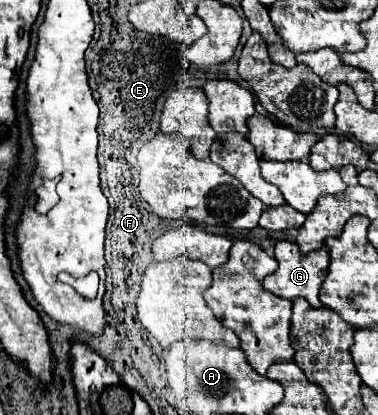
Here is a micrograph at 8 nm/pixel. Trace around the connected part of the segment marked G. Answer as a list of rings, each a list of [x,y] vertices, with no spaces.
[[[279,241],[275,245],[275,259],[279,263],[279,269],[273,273],[273,275],[267,275],[265,281],[263,281],[263,287],[277,295],[277,297],[283,297],[283,299],[297,299],[297,297],[303,297],[309,301],[309,305],[313,309],[319,309],[323,307],[321,301],[319,301],[319,289],[321,289],[321,283],[325,279],[325,271],[329,267],[329,255],[325,251],[313,251],[309,255],[301,255],[297,251],[297,243],[291,243],[291,241]]]

